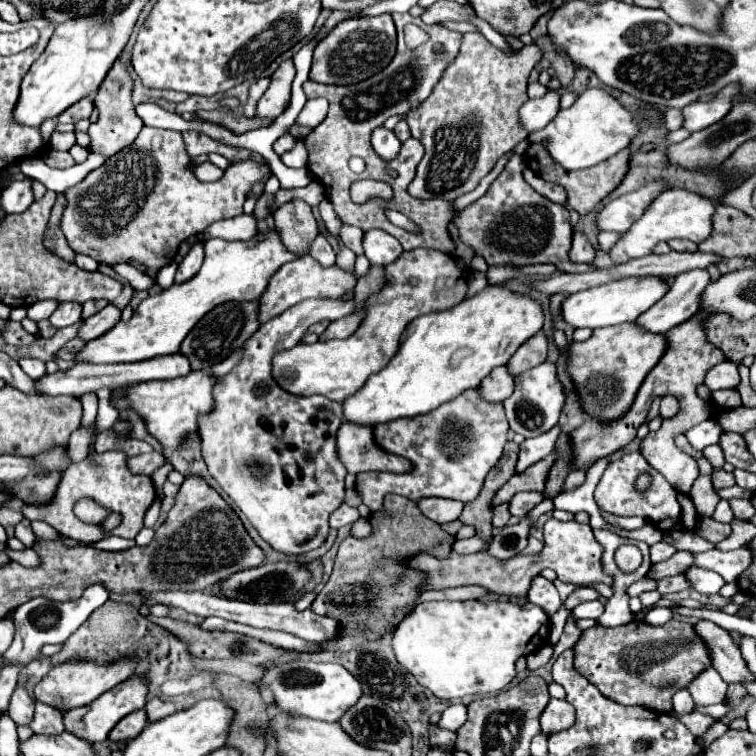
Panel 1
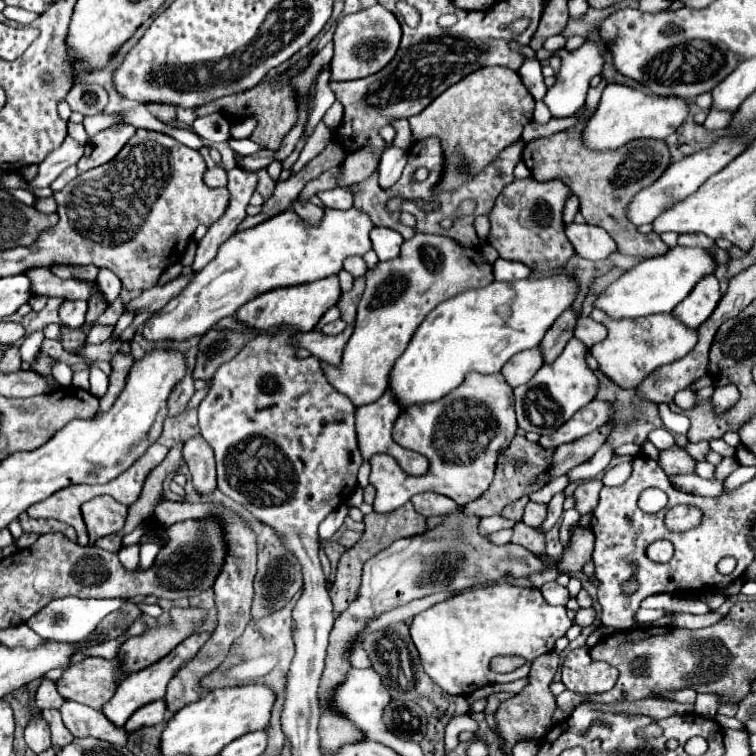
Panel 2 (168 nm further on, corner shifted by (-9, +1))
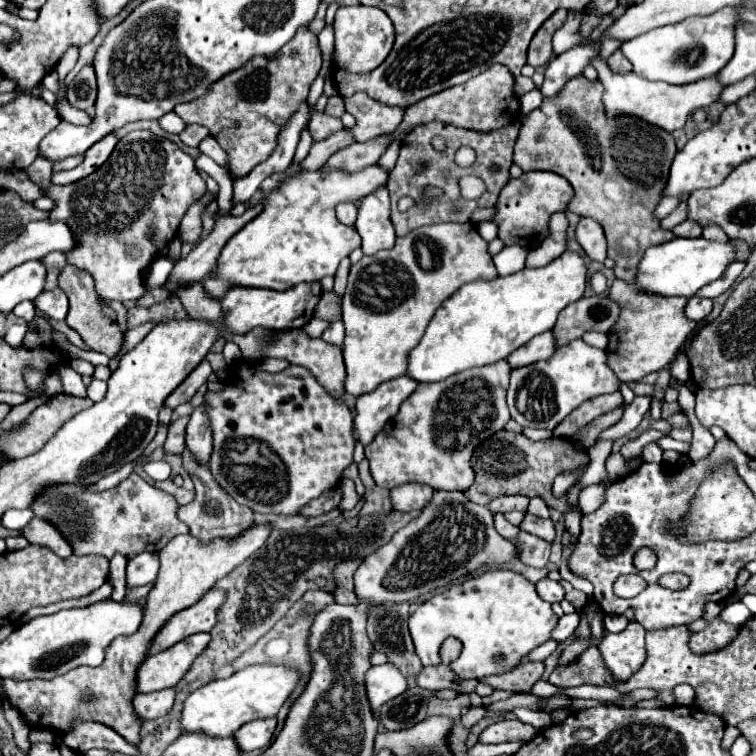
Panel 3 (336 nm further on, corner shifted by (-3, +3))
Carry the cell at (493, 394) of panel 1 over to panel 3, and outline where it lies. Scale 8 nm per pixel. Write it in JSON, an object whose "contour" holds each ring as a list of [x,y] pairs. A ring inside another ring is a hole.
{"contour":[[[546,331],[546,333],[540,333],[536,335],[534,339],[530,339],[524,347],[518,347],[510,357],[508,357],[508,363],[512,369],[516,367],[526,367],[526,365],[532,365],[536,361],[542,361],[542,359],[548,359],[552,353],[554,353],[554,337],[552,337],[552,331]]]}

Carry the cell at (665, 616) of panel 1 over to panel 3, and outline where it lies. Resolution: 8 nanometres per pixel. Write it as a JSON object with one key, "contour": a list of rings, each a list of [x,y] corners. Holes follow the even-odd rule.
{"contour":[[[730,603],[720,613],[720,619],[724,619],[730,625],[736,625],[736,627],[744,625],[750,617],[752,617],[752,613],[750,613],[750,609],[744,603]]]}

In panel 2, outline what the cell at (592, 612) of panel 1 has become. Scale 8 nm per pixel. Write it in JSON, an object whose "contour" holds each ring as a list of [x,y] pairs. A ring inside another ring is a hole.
{"contour":[[[592,607],[590,609],[578,609],[574,623],[582,625],[582,627],[588,627],[588,625],[592,625],[594,619],[596,619],[596,611]]]}

